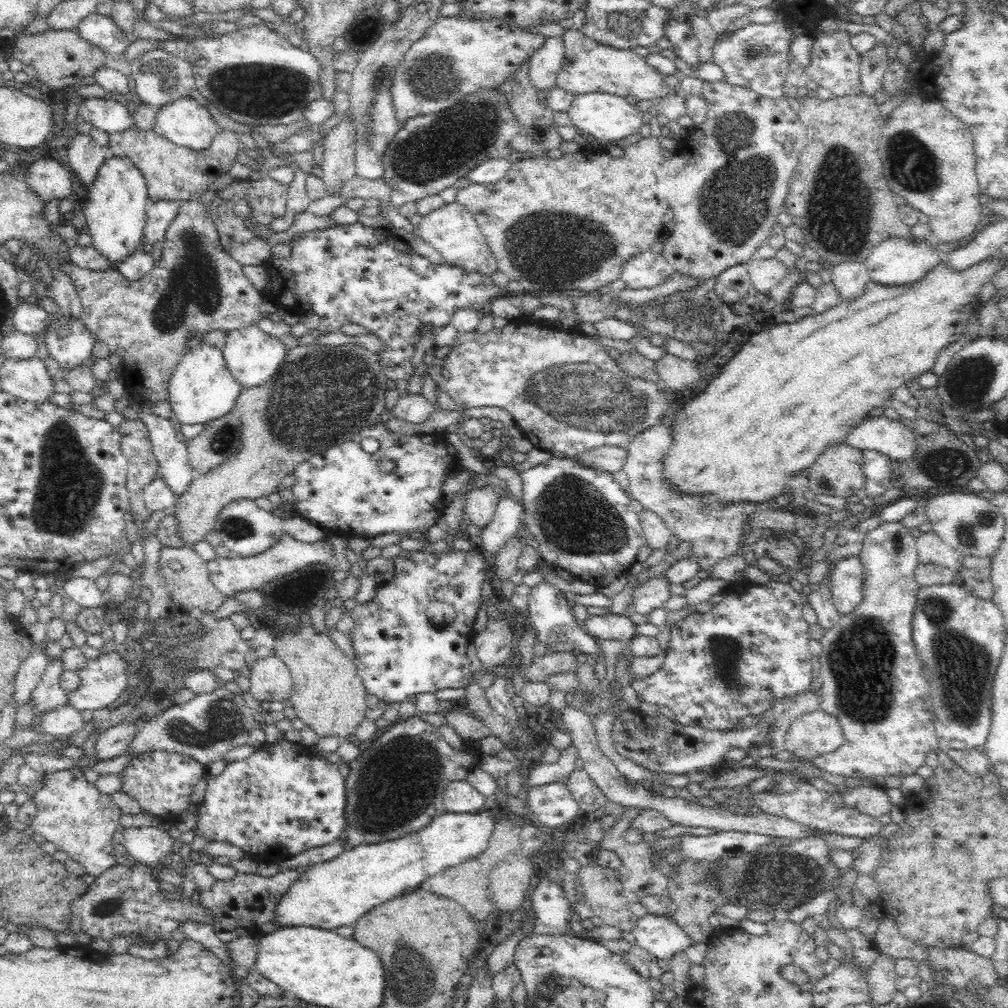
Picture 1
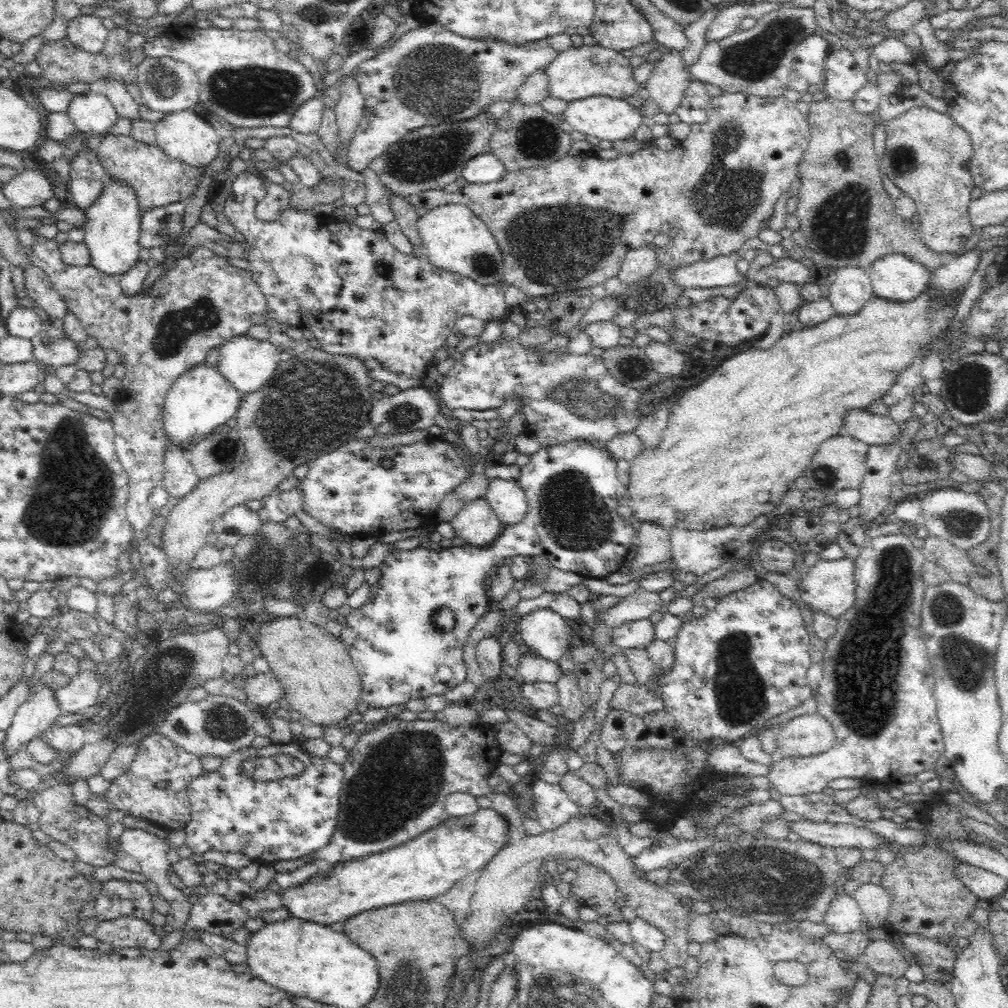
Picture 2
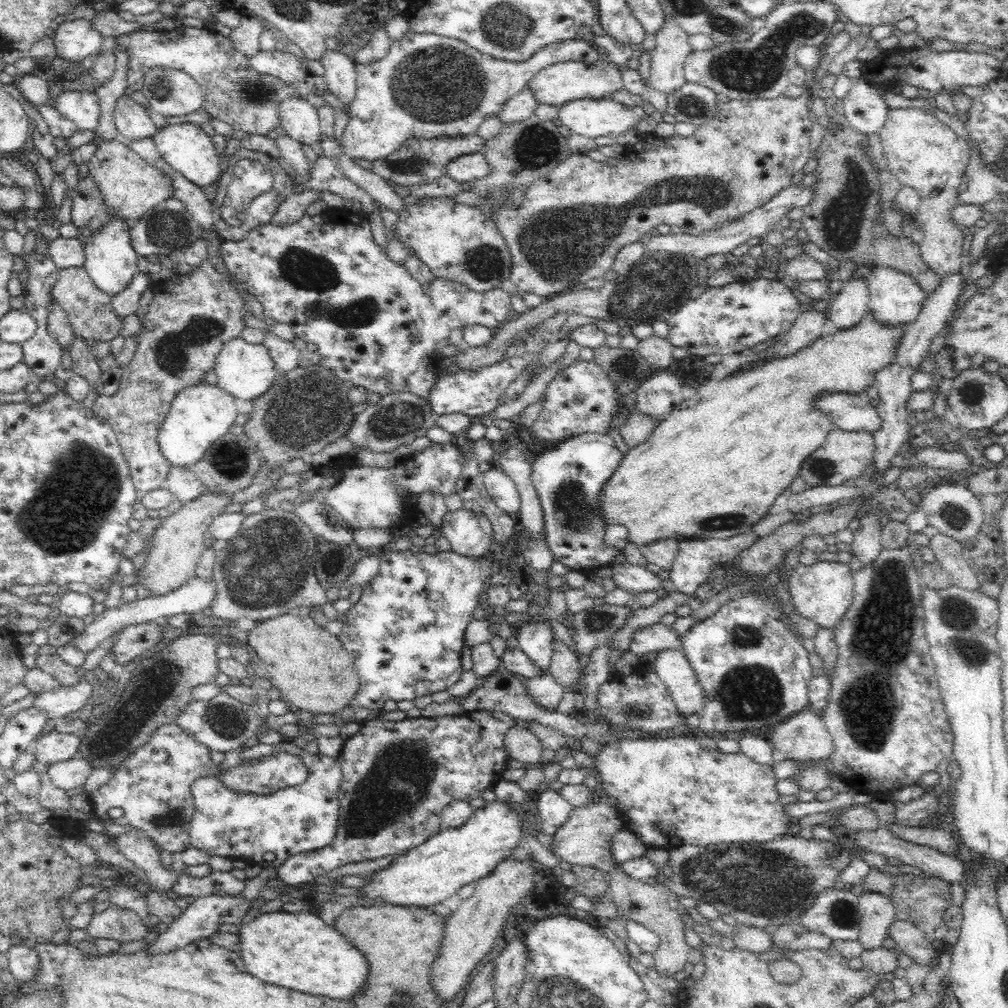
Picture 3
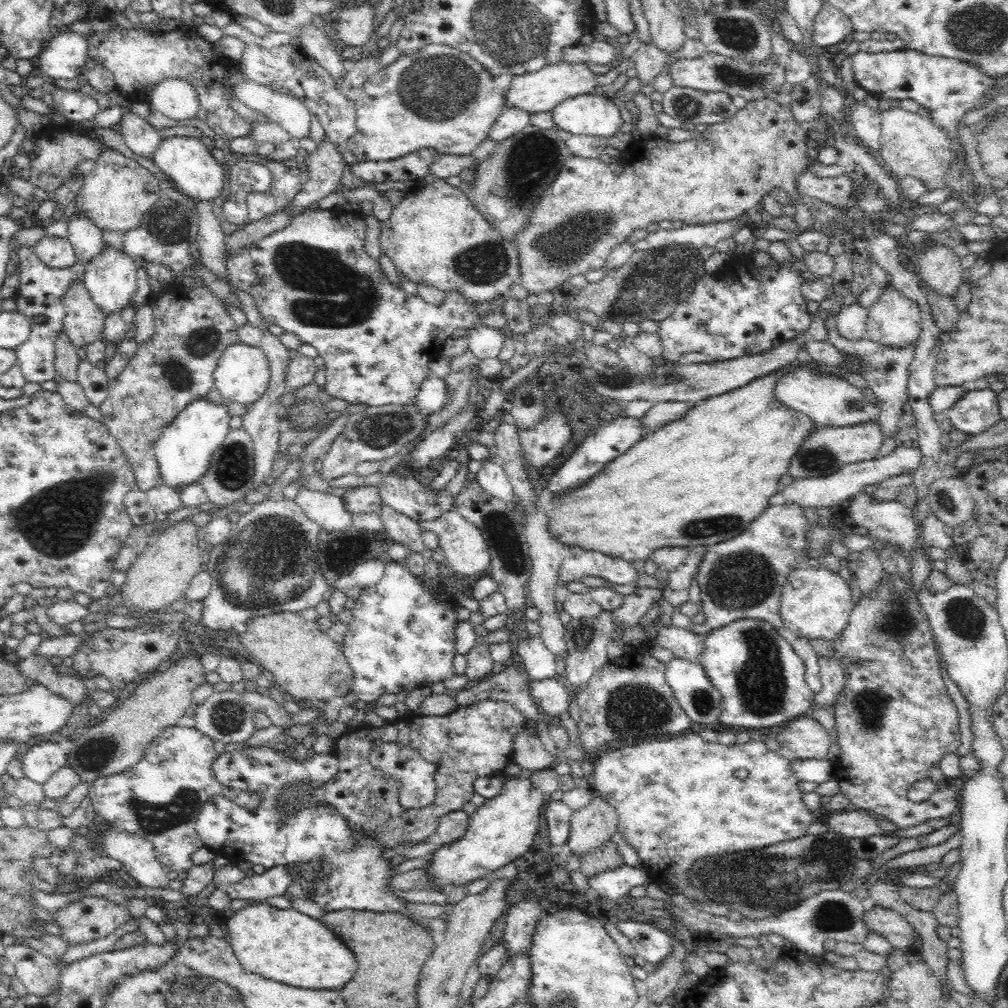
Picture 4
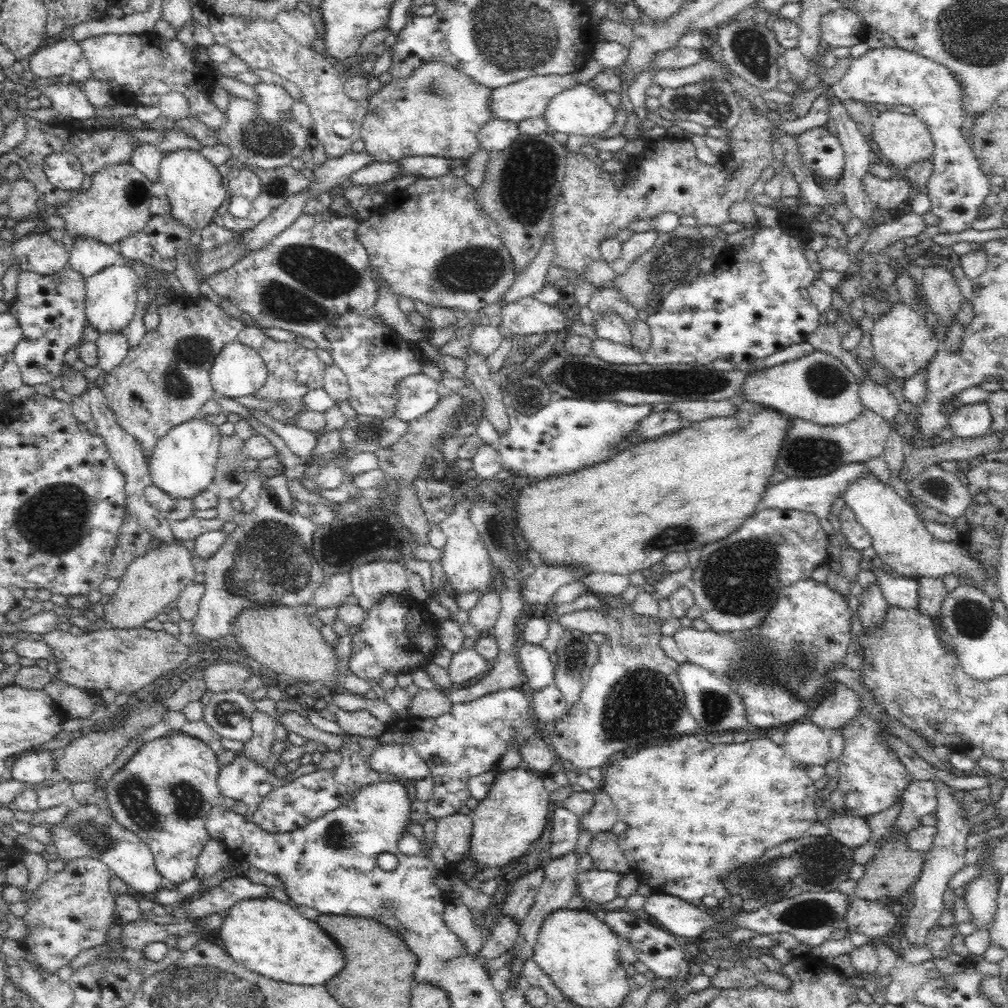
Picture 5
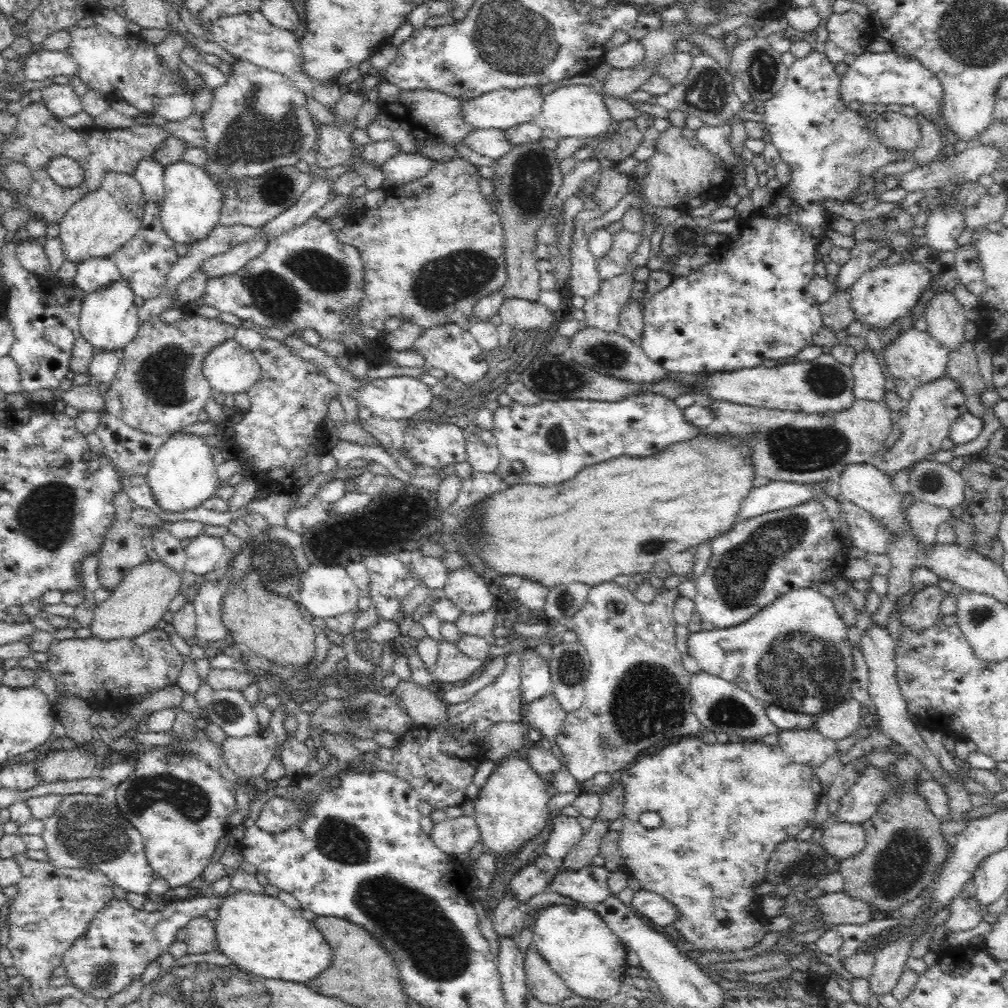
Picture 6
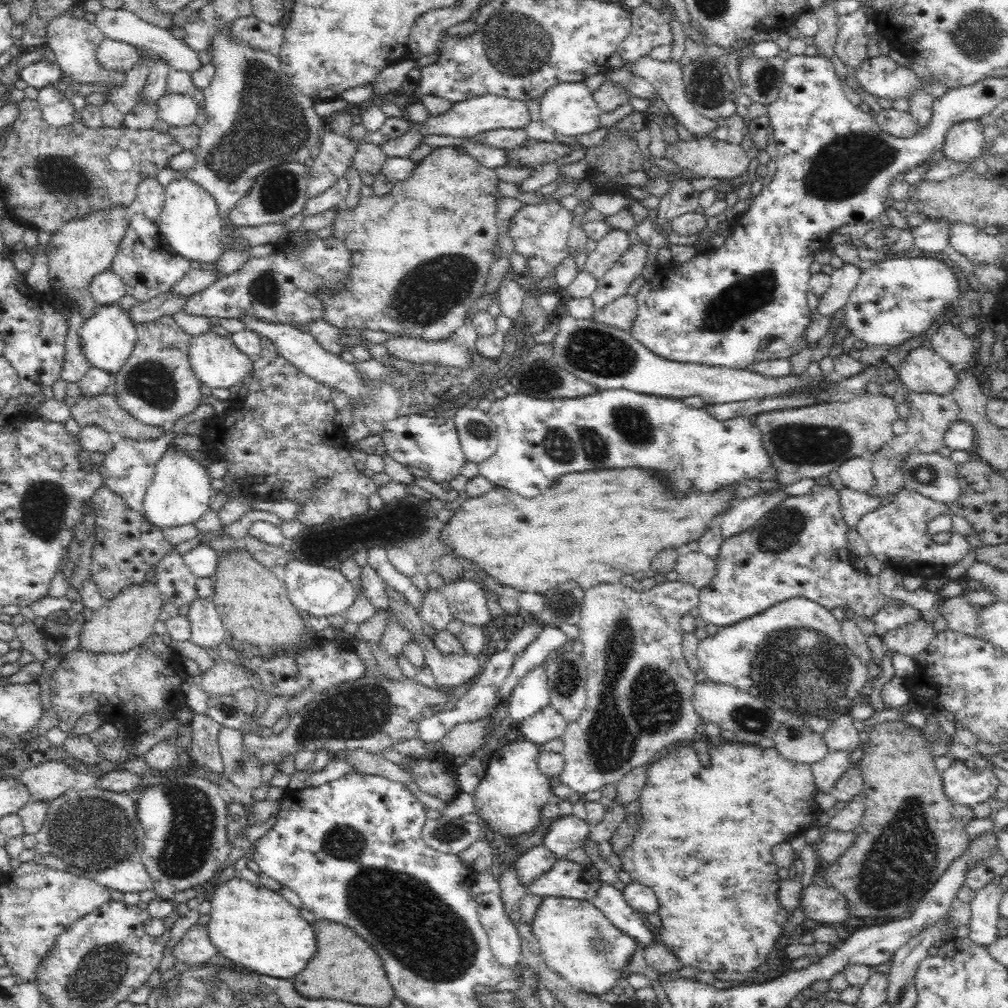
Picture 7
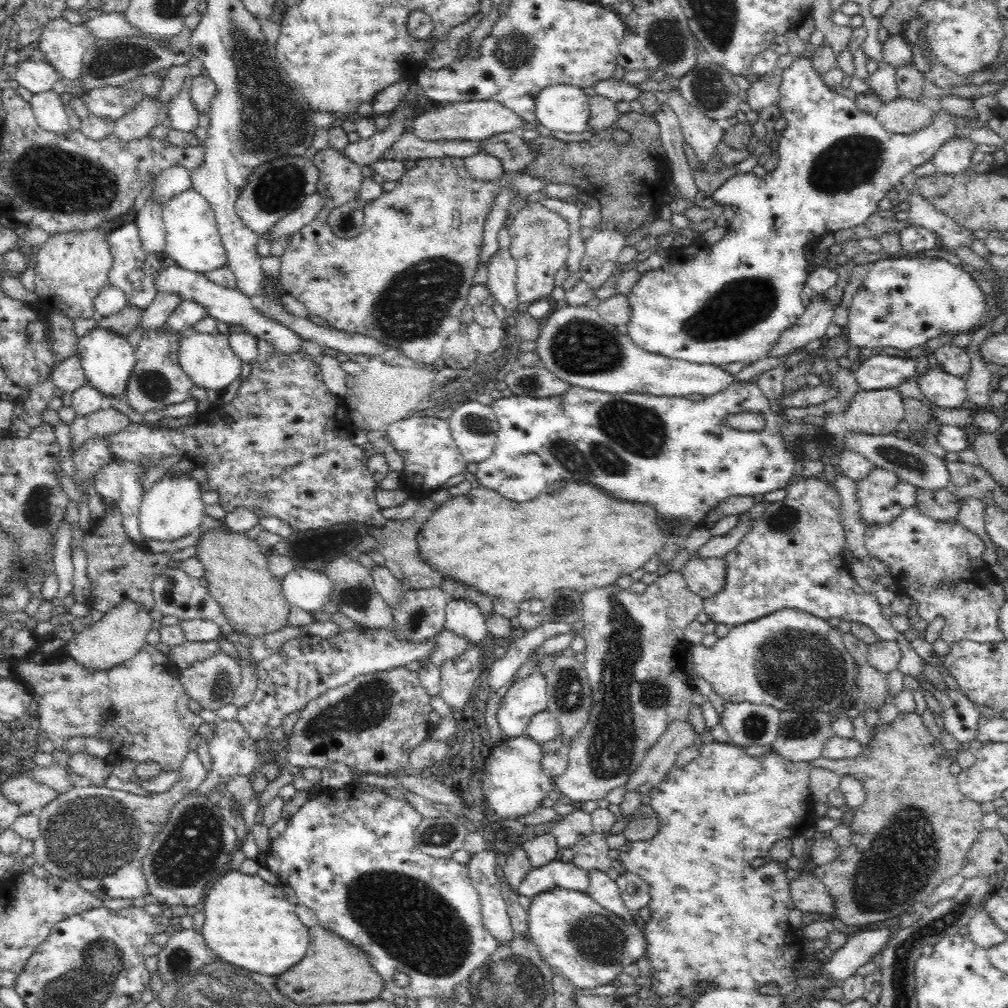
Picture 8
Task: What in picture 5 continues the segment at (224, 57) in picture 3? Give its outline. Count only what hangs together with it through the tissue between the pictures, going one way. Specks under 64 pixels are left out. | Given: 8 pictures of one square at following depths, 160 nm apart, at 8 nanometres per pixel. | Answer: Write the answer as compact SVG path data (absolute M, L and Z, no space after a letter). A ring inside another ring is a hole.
M144 33L142 36L138 34L100 34L79 41L79 45L88 59L92 77L109 83L116 104L122 103L135 107L137 105L152 106L157 105L160 97L168 92L181 92L190 101L191 115L216 134L226 124L226 113L220 111L208 96L217 76L208 72L204 63L197 62L198 45L188 47L180 39L160 39L156 34L150 34L150 37L146 38Z

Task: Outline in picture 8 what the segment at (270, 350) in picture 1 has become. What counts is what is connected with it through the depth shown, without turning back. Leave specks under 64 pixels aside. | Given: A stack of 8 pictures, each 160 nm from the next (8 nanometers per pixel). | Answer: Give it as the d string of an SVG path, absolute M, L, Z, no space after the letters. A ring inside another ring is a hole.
M189 332L180 346L180 365L184 373L192 378L195 386L220 392L240 377L243 362L232 351L229 336L226 333L196 334Z

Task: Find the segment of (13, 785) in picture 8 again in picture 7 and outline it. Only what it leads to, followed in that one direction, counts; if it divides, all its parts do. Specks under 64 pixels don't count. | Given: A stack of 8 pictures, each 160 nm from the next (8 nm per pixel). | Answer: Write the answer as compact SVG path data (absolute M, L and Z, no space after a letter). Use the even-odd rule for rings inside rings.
M50 760L26 768L18 777L30 791L30 801L52 801L76 783L78 771L60 760Z

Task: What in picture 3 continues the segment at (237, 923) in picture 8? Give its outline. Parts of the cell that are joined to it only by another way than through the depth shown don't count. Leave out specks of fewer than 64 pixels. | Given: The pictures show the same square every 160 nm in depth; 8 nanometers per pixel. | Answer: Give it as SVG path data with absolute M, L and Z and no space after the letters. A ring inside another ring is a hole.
M273 911L263 913L250 923L244 919L239 924L239 937L242 943L241 959L245 969L257 979L288 990L303 992L314 996L326 996L332 1000L346 1000L354 1002L353 998L363 991L364 982L368 978L368 962L364 954L354 948L343 934L336 928L324 923L318 915L300 911L289 913Z

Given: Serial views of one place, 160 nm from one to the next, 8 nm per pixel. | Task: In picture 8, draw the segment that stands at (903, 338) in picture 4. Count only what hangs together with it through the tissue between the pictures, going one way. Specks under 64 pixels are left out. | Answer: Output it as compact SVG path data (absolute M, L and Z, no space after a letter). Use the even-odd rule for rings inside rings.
M931 368L924 374L916 374L916 383L924 395L925 402L937 409L963 407L967 401L965 378L948 374L942 368Z

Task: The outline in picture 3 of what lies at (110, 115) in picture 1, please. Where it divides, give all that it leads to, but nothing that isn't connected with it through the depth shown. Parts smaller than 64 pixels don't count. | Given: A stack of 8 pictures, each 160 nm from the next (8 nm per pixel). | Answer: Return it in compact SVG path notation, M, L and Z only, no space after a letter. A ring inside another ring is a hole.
M66 90L55 100L55 108L62 116L75 122L78 131L96 132L101 108L99 98L94 92Z

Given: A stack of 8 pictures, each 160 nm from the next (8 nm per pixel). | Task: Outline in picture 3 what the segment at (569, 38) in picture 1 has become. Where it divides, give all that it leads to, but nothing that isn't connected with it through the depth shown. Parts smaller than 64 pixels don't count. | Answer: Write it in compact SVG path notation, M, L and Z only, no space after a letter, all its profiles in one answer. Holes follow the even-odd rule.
M603 56L592 62L568 60L563 63L551 64L535 74L526 87L534 93L539 104L558 106L571 100L608 98L612 93L624 88L622 66L615 65L609 58Z

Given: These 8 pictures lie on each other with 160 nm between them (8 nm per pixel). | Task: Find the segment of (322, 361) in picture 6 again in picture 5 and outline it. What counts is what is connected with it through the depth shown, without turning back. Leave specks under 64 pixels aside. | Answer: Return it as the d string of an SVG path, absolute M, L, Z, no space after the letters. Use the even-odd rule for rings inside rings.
M423 373L408 376L396 388L398 404L395 416L404 422L412 422L436 407L439 402L439 382Z

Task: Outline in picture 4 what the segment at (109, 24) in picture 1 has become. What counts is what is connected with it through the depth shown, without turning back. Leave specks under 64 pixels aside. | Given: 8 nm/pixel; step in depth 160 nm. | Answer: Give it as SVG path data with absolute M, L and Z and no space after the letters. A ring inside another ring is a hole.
M62 29L43 47L36 70L48 80L74 78L82 73L82 66L89 58L88 47L86 34Z

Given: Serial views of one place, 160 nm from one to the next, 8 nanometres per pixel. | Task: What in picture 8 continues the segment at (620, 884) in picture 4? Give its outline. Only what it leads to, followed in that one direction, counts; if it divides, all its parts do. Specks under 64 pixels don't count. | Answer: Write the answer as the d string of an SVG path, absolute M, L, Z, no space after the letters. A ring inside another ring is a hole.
M554 860L541 868L534 868L524 878L519 894L532 898L541 892L554 888L564 888L586 893L590 882L590 872L584 871L573 862L564 863Z

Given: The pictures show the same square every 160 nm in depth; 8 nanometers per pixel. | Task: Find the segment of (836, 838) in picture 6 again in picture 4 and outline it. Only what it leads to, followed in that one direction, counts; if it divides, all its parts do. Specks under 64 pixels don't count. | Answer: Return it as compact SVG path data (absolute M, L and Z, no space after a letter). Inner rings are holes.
M859 809L834 813L834 816L830 816L826 826L838 835L849 837L850 840L886 834L882 832L873 814Z

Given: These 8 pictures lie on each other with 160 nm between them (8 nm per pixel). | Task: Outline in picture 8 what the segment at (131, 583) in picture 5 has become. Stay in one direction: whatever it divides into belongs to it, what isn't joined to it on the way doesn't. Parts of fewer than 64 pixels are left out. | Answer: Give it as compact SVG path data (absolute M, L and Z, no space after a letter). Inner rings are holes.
M125 601L106 612L100 621L90 623L81 632L76 633L72 642L66 644L66 652L86 668L112 668L134 656L146 644L153 622L150 610L144 605Z

